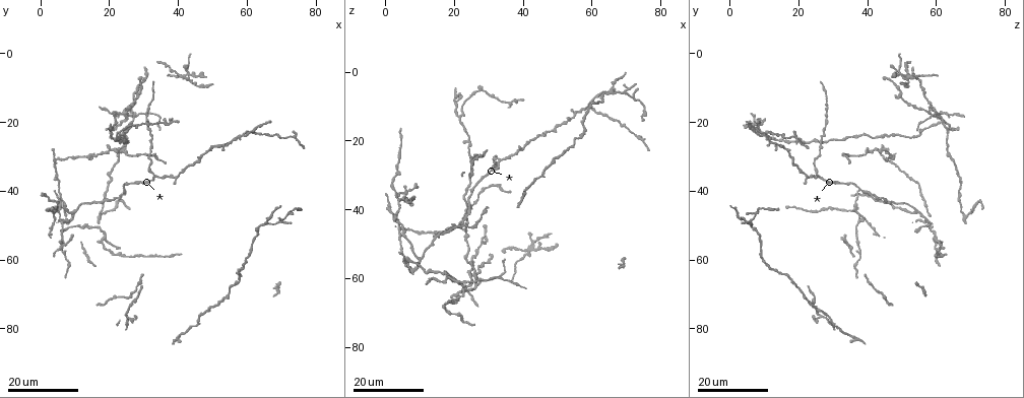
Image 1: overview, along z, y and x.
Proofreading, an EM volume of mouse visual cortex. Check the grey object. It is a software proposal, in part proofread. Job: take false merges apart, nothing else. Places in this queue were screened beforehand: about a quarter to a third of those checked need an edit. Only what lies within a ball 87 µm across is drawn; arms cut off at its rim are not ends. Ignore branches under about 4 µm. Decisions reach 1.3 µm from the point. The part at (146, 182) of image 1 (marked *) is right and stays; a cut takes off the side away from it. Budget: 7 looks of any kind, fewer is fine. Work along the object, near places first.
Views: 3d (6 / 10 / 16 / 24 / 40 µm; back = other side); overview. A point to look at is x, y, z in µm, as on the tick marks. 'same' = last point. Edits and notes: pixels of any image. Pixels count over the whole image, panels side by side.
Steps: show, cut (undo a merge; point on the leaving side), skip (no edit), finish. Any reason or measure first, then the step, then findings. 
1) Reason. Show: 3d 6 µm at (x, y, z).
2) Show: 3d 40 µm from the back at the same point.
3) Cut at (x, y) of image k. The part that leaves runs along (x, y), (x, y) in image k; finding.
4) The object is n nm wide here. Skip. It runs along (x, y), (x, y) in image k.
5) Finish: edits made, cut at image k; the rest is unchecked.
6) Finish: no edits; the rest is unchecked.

Four-way junction. Show: 3d 16 µm at (10.5, 46.0, 54.5).

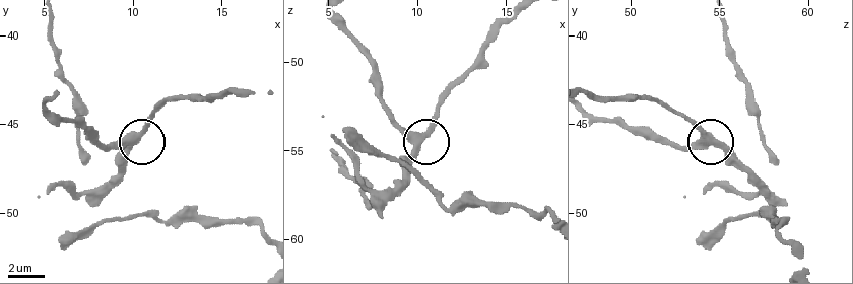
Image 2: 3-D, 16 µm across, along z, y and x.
Show: 3d 6 µm at (9.8, 46.1, 54.7).

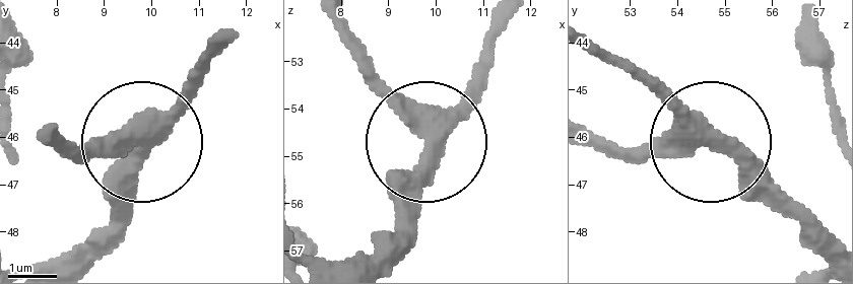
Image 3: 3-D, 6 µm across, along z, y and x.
4 arms meet here. Skip. It runs along (587, 40), (636, 68), (701, 137), (615, 153) in image 3; one neuron here.

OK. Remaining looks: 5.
Arms part here. Show: 3d 24 µm at (5.5, 46.5, 37.0).

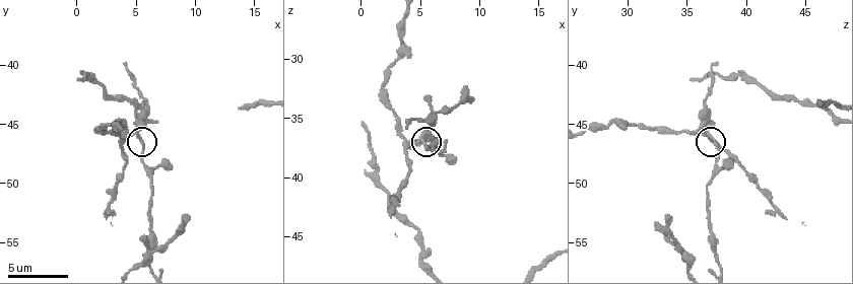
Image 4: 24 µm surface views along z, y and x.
Show: 3d 10 µm at (5.0, 45.8, 36.6).

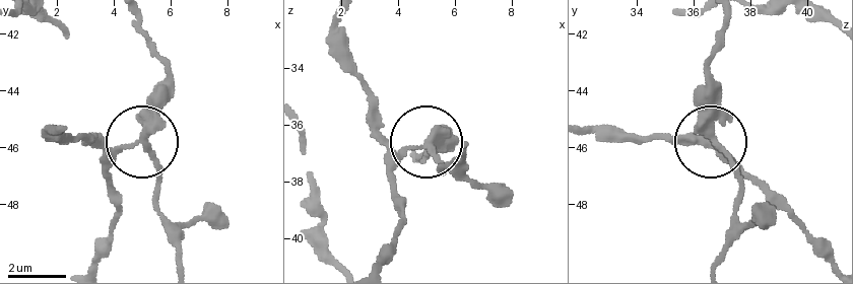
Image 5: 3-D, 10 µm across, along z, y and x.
Cut at (166, 82) of image 5. The part that leaves runs along (152, 123), (147, 142), (159, 164), (159, 215), (179, 266) in image 5; two neurons meet here.

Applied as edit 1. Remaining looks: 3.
See it whole again. Show: overview.

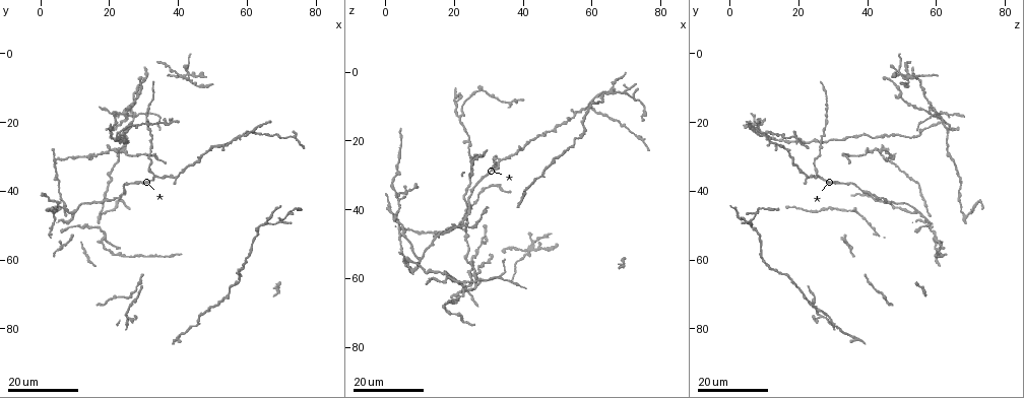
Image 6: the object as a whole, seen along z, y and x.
Arms part here. Show: 3d 24 µm at (28.0, 17.5, 61.0).

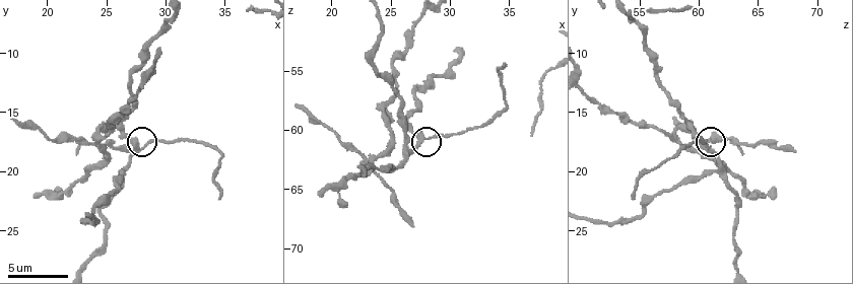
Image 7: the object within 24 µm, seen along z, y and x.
Show: 3d 6 µm at (27.8, 18.2, 60.6).

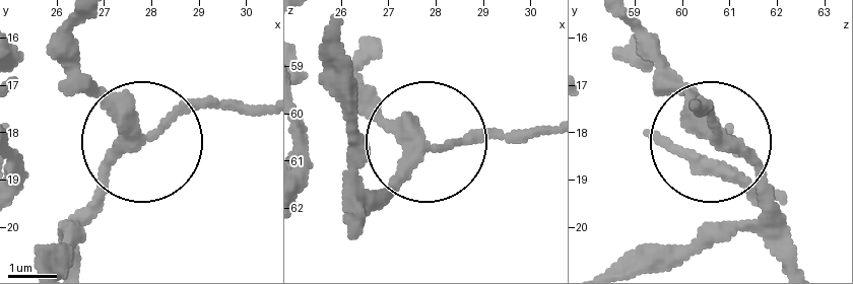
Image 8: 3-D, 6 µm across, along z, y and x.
Cut at (210, 108) of image 8. The part that leaves runs along (150, 140), (195, 109), (256, 104) in image 8; two neurons meet here.

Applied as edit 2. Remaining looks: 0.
Finish: edits made, cut at image 5, cut at image 8; the rest is unchecked.

